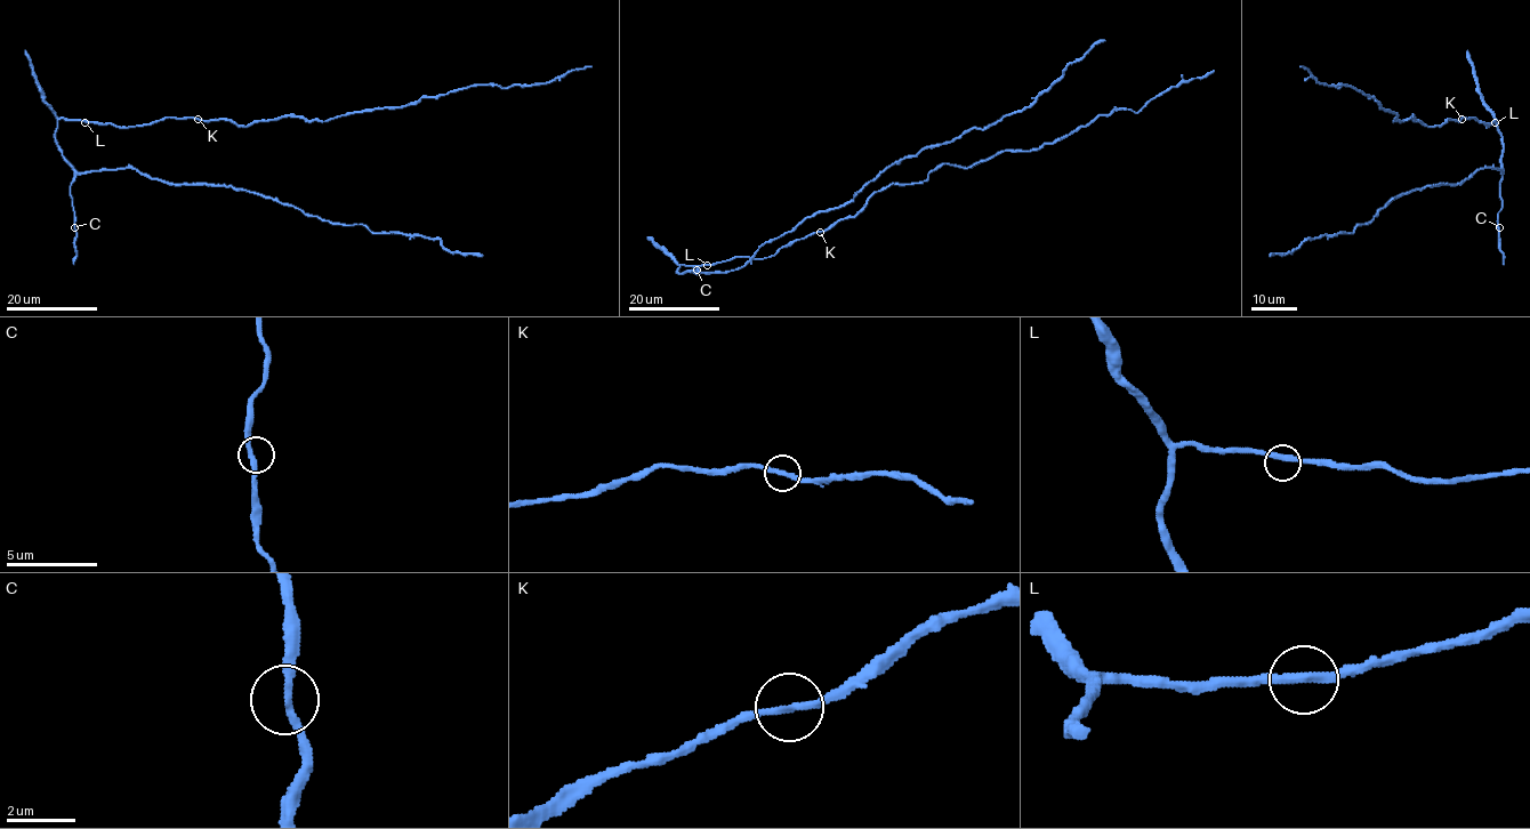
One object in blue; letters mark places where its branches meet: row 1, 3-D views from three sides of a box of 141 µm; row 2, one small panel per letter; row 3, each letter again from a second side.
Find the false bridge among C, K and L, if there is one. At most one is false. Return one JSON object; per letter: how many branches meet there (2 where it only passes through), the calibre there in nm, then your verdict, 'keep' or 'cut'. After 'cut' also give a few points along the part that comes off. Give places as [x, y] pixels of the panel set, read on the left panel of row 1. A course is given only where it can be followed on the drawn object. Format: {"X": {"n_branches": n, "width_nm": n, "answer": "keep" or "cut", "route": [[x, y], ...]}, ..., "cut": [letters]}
{"C": {"n_branches": 2, "width_nm": 240, "answer": "keep"}, "K": {"n_branches": 2, "width_nm": 220, "answer": "keep"}, "L": {"n_branches": 2, "width_nm": 280, "answer": "keep"}, "cut": []}

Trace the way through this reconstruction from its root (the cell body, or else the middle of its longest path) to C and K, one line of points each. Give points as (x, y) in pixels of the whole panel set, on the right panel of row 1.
C: (1495, 120), (1503, 145), (1499, 227)
K: (1495, 120), (1487, 127), (1474, 117), (1460, 119)

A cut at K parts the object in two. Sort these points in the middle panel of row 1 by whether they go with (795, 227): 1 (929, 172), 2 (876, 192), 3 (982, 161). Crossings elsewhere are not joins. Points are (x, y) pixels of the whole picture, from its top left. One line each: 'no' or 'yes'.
1: no
2: no
3: no

